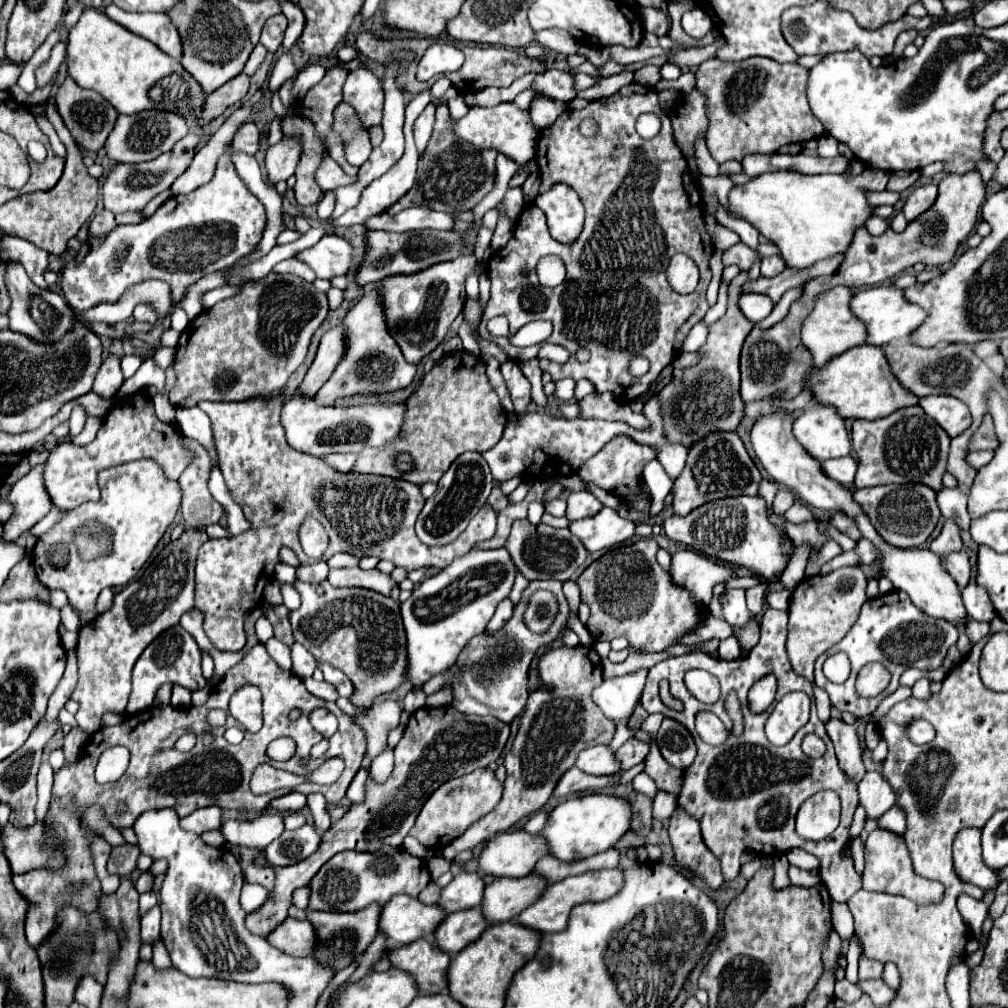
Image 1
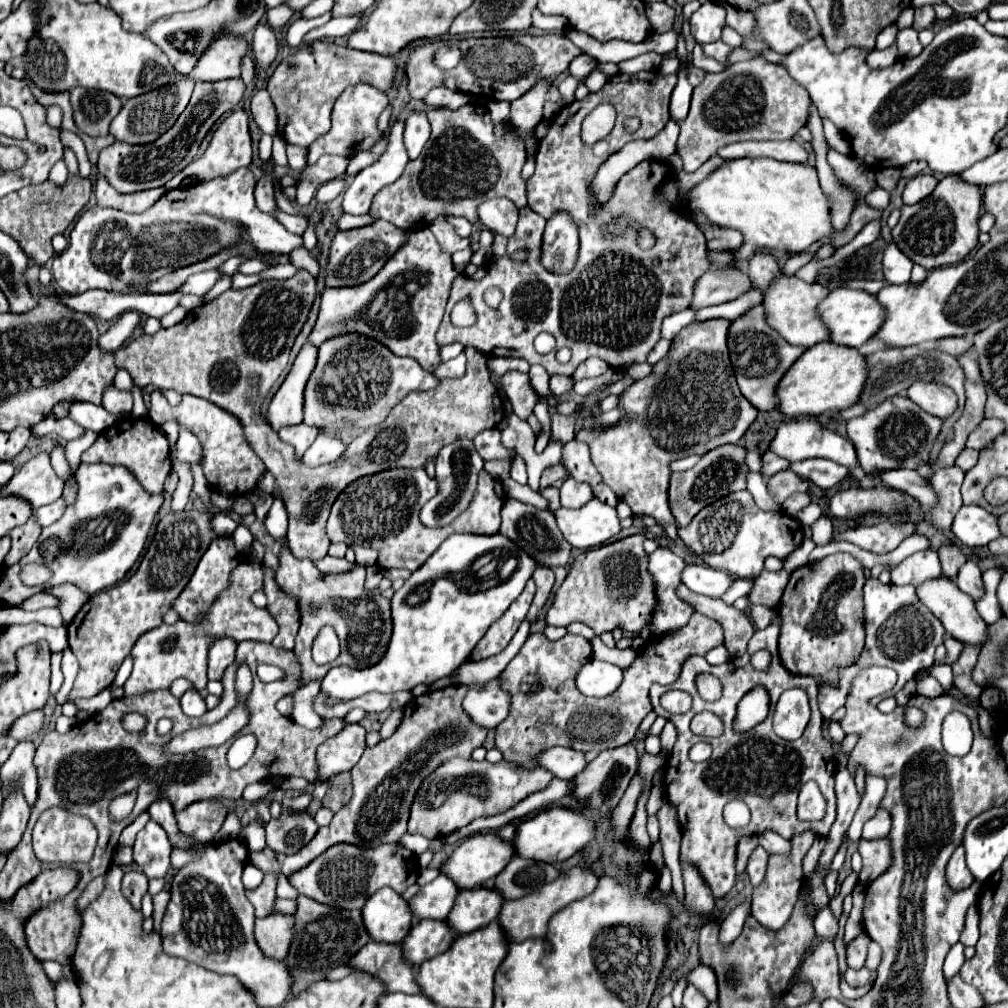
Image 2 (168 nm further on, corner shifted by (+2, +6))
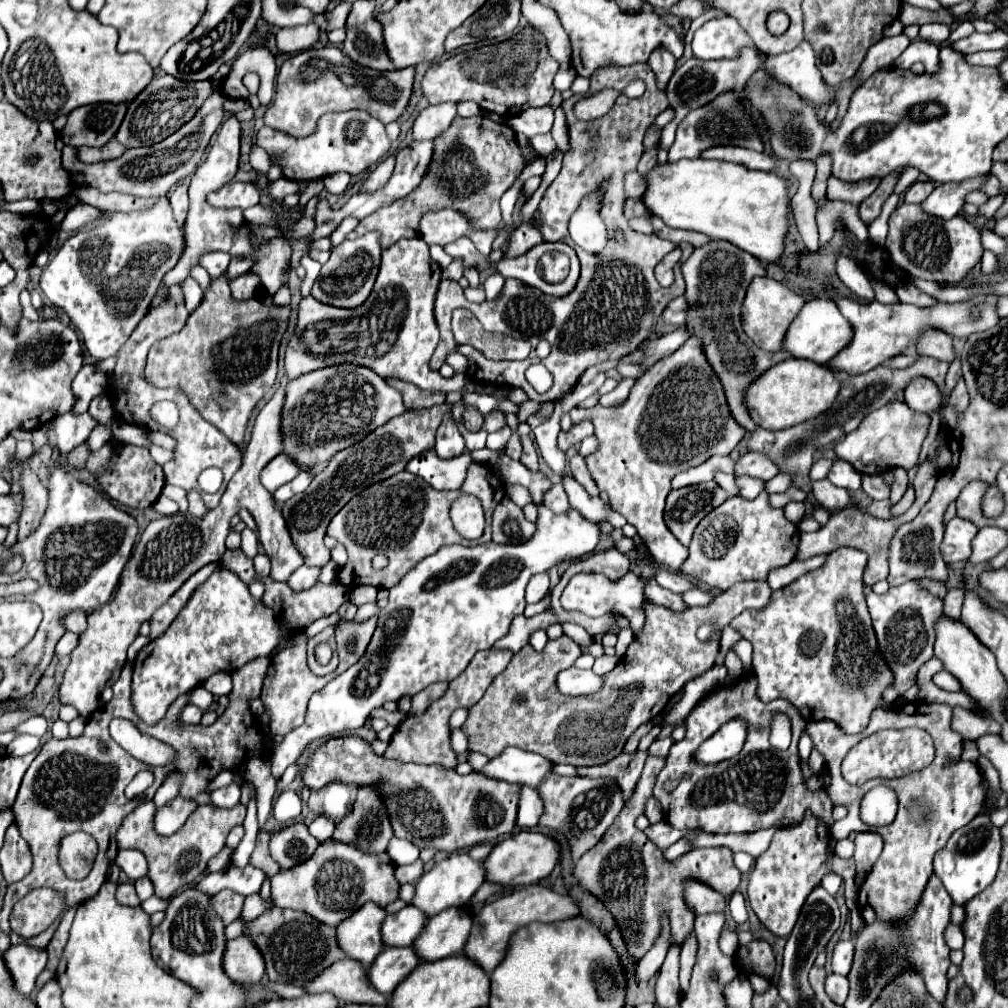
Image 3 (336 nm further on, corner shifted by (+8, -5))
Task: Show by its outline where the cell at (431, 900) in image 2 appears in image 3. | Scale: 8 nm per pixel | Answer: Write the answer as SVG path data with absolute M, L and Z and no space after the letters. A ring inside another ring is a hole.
M406 905L398 913L392 913L386 917L382 925L382 939L388 947L404 947L412 945L414 939L422 933L426 927L428 917L422 915L422 911L414 905Z

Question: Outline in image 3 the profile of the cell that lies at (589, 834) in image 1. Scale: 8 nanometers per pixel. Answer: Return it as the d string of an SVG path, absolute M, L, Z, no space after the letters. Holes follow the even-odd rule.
M520 831L512 837L500 841L498 845L494 845L492 853L488 855L488 859L484 863L484 869L486 869L488 881L500 883L508 889L516 889L516 887L534 885L540 879L548 877L558 861L560 861L560 845L556 839L552 839L544 833L538 833L538 831Z

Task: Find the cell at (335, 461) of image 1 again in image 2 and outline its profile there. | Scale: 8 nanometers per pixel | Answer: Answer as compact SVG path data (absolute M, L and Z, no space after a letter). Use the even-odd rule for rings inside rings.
M320 432L318 438L314 440L314 444L302 456L302 464L304 466L322 466L322 464L338 460L338 456L344 450L346 450L346 446L338 438L330 436L328 432Z

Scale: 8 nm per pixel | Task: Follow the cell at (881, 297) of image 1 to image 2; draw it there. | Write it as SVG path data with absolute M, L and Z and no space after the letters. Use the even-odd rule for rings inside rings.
M834 288L830 290L828 298L824 298L818 308L816 308L820 320L824 320L828 328L828 340L840 346L850 346L850 348L860 348L866 340L870 340L880 324L884 322L884 308L878 304L876 296L864 292L864 290L852 290L852 288Z

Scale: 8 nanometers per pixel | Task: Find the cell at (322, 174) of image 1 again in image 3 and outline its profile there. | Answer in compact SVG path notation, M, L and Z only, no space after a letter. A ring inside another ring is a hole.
M350 109L344 113L326 113L318 121L318 129L314 135L296 139L296 141L290 139L288 135L280 135L274 129L262 127L258 131L256 143L270 153L272 163L274 163L276 151L284 153L284 157L276 163L282 167L284 177L292 181L322 179L340 171L350 175L360 175L368 171L374 163L378 163L390 151L390 139L386 137L384 123L360 109Z

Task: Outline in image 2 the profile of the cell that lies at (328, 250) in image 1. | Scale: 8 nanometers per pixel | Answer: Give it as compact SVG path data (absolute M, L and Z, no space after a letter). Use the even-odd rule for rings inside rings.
M240 168L226 178L170 190L142 214L100 206L88 208L72 228L68 248L56 254L52 262L54 282L64 294L72 296L90 288L126 294L134 286L134 292L146 292L148 284L160 276L204 260L240 238L264 252L290 254L290 250L302 246L302 238L290 234L272 216L262 214L254 204L254 196L242 194L254 190L254 186L252 170Z

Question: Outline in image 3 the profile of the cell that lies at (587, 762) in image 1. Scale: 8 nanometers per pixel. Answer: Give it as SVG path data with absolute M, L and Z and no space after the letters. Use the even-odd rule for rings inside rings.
M508 747L502 755L494 757L484 769L484 775L492 779L502 779L508 783L520 783L538 789L548 773L552 773L554 763L542 755L528 753L516 747Z

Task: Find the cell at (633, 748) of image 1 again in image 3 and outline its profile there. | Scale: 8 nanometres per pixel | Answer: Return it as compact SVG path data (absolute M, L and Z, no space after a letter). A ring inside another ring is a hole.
M548 775L546 783L542 783L538 791L544 801L544 813L540 817L540 825L562 831L566 839L570 837L574 861L578 861L590 847L594 847L600 841L600 837L606 833L606 829L614 823L614 819L624 807L622 789L612 777Z

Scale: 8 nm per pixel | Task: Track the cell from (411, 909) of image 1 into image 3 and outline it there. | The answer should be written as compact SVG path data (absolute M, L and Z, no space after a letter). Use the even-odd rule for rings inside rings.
M366 903L338 925L338 943L346 947L352 959L368 965L380 955L386 947L382 943L382 923L386 915L376 903Z

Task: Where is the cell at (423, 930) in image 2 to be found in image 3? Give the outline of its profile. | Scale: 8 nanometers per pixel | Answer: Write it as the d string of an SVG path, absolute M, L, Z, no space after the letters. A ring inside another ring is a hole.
M412 945L386 947L382 955L378 955L378 959L374 959L374 963L370 965L370 971L368 971L370 983L382 995L390 997L394 989L402 983L402 979L406 979L420 963L422 959L418 959L418 953L414 951Z

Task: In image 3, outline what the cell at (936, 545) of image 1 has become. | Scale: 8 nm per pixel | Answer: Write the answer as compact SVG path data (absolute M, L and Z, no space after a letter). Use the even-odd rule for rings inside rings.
M954 587L944 597L944 613L952 619L960 619L960 607L962 607L964 591L960 587Z

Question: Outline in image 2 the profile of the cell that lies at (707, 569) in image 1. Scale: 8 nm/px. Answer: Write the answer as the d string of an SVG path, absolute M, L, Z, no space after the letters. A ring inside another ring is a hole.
M656 548L648 558L648 572L652 572L654 588L656 588L656 612L652 612L652 624L640 632L644 640L650 638L650 634L660 634L676 628L682 628L688 624L694 608L686 602L682 602L676 596L676 588L680 584L680 574L684 570L686 562L678 558L668 548Z

